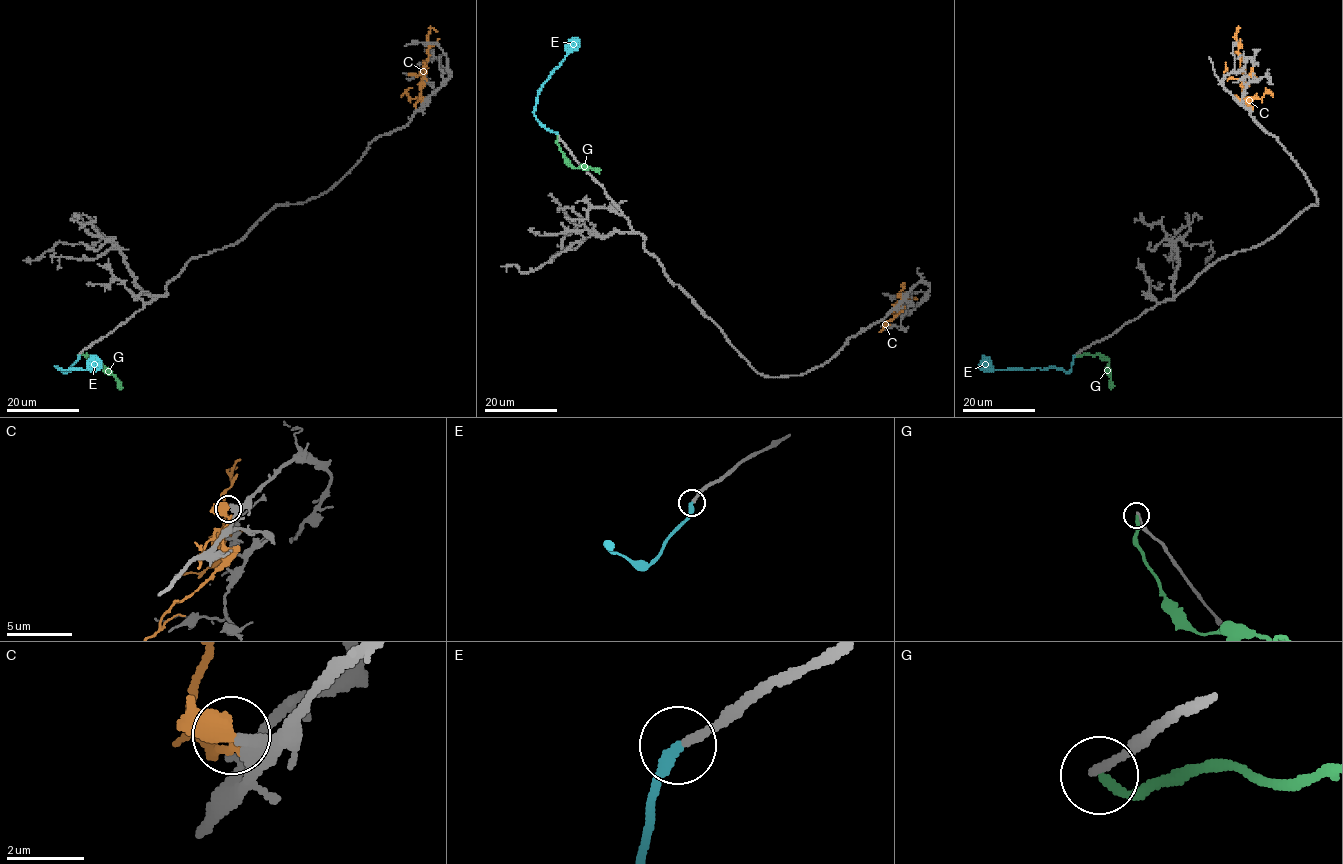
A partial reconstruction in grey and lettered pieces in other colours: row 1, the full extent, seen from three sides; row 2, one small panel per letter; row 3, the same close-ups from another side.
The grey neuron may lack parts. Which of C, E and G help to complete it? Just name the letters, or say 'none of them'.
E

